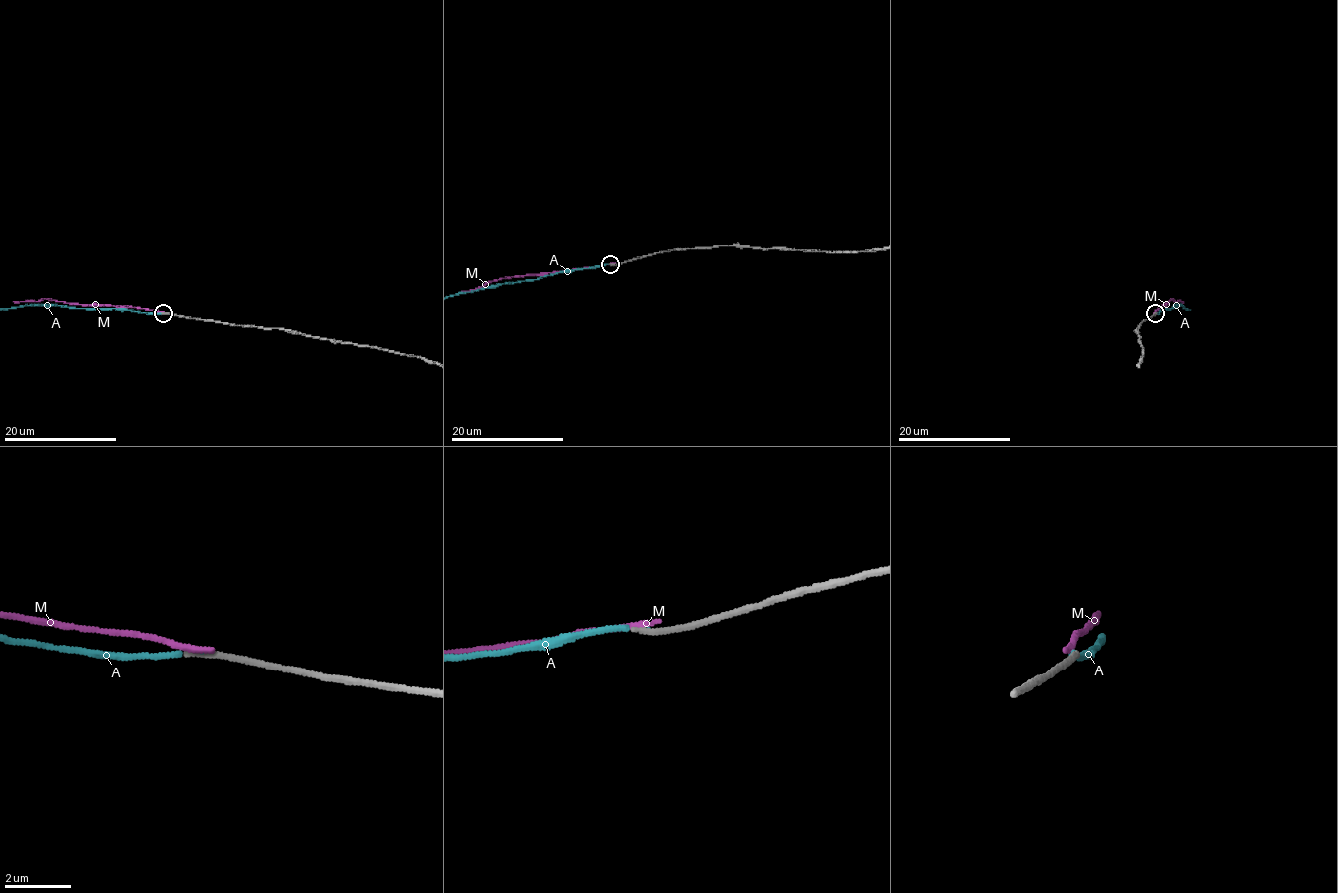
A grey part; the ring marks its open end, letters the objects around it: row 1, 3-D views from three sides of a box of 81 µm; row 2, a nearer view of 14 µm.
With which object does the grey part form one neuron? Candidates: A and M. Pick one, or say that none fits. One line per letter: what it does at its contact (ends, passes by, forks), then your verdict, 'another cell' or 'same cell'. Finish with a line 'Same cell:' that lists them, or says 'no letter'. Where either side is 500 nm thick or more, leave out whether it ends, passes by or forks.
A: it ends; same cell
M: it ends; another cell
Same cell: A

